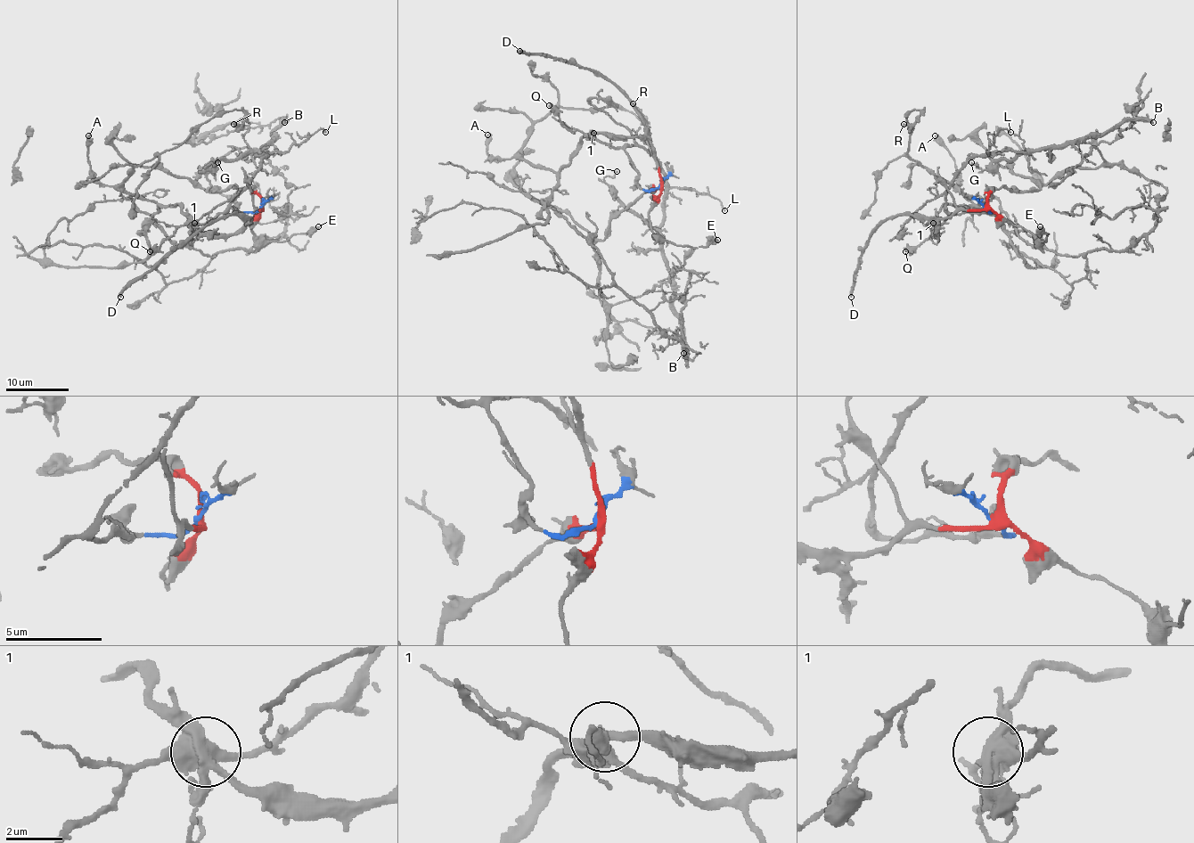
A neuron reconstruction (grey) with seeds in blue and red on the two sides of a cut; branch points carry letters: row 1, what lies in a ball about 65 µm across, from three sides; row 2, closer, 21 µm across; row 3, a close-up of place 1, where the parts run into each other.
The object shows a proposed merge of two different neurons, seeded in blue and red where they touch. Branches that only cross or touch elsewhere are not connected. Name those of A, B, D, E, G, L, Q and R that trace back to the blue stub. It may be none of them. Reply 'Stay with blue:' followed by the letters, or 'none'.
Stay with blue: B, G, L, Q

